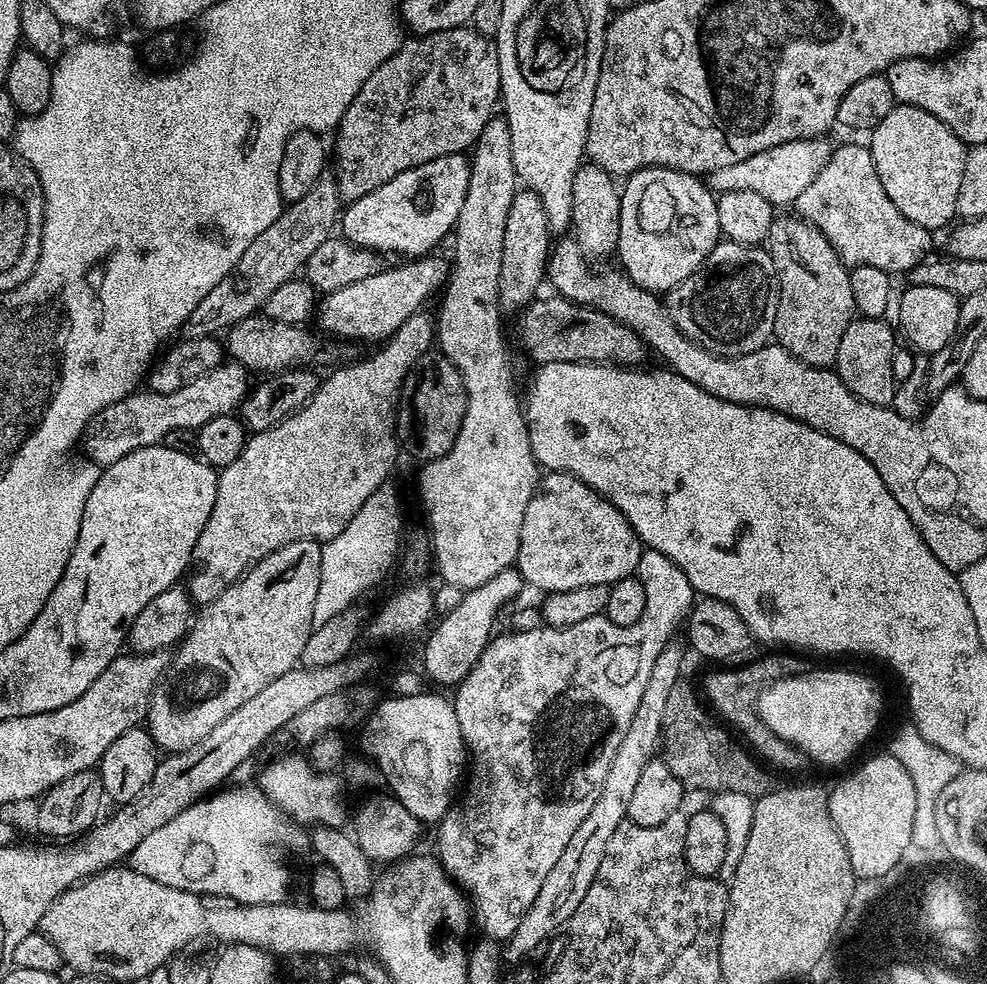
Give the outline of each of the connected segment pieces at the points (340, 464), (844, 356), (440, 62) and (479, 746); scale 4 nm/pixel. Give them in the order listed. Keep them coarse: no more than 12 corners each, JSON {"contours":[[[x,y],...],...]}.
{"contours":[[[433,313],[329,371],[219,469],[186,587],[214,602],[389,483]],[[852,319],[834,365],[860,400],[891,405],[897,333]],[[471,26],[405,39],[335,129],[351,202],[467,153],[500,67]],[[692,611],[495,635],[453,697],[436,856],[507,942]]]}

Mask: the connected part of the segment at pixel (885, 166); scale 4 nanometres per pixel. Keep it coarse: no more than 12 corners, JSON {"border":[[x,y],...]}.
{"border":[[897,104],[872,129],[878,179],[929,230],[957,219],[967,160],[934,114]]}

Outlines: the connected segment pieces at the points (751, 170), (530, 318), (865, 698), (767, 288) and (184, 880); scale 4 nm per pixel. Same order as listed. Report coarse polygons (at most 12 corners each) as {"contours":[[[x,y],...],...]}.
{"contours":[[[824,138],[795,140],[707,173],[716,194],[754,190],[795,205],[832,156]],[[559,294],[519,313],[533,365],[611,364],[636,370],[638,334]],[[820,668],[761,687],[754,707],[809,761],[875,734],[879,686]],[[721,239],[662,303],[688,340],[741,356],[773,339],[767,247]],[[252,786],[154,830],[162,886],[282,904],[306,836]]]}

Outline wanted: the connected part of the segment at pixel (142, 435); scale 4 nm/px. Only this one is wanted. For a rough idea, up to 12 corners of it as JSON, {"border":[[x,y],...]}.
{"border":[[219,364],[170,394],[106,406],[82,440],[107,466],[231,416],[250,391],[248,369]]}

